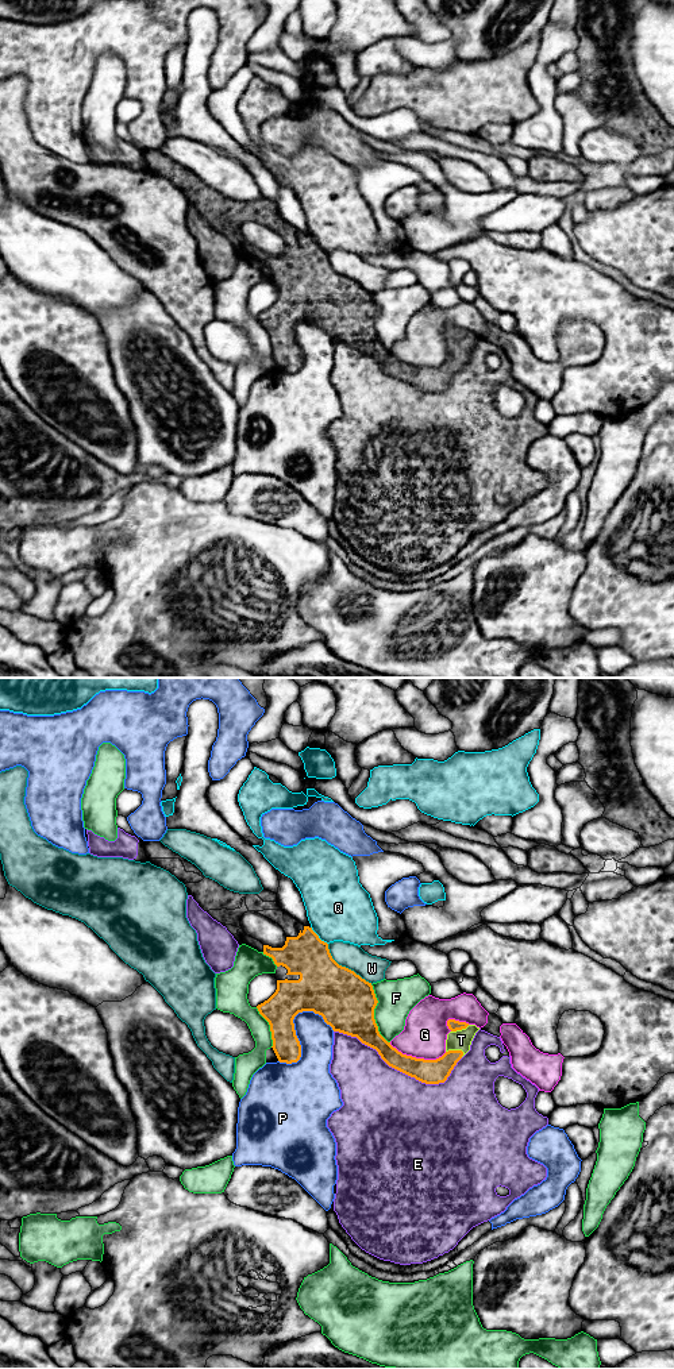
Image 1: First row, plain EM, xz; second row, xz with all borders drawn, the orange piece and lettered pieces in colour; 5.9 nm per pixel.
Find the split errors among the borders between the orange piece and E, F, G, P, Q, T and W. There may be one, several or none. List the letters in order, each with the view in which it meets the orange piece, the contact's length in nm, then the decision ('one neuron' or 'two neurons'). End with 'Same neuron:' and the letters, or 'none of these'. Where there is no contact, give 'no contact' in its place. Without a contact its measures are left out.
E: xz | 800 nm | two neurons
F: xz | 360 nm | two neurons
G: xz | 340 nm | two neurons
P: xz | 380 nm | two neurons
Q: xz | 150 nm | two neurons
T: xz | 110 nm | one neuron
W: xz | 360 nm | two neurons
Same neuron: T

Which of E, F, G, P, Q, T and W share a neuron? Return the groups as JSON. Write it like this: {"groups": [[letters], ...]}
{"groups": [["E"], ["F"], ["G", "P", "W"], ["Q"], ["T"]]}

